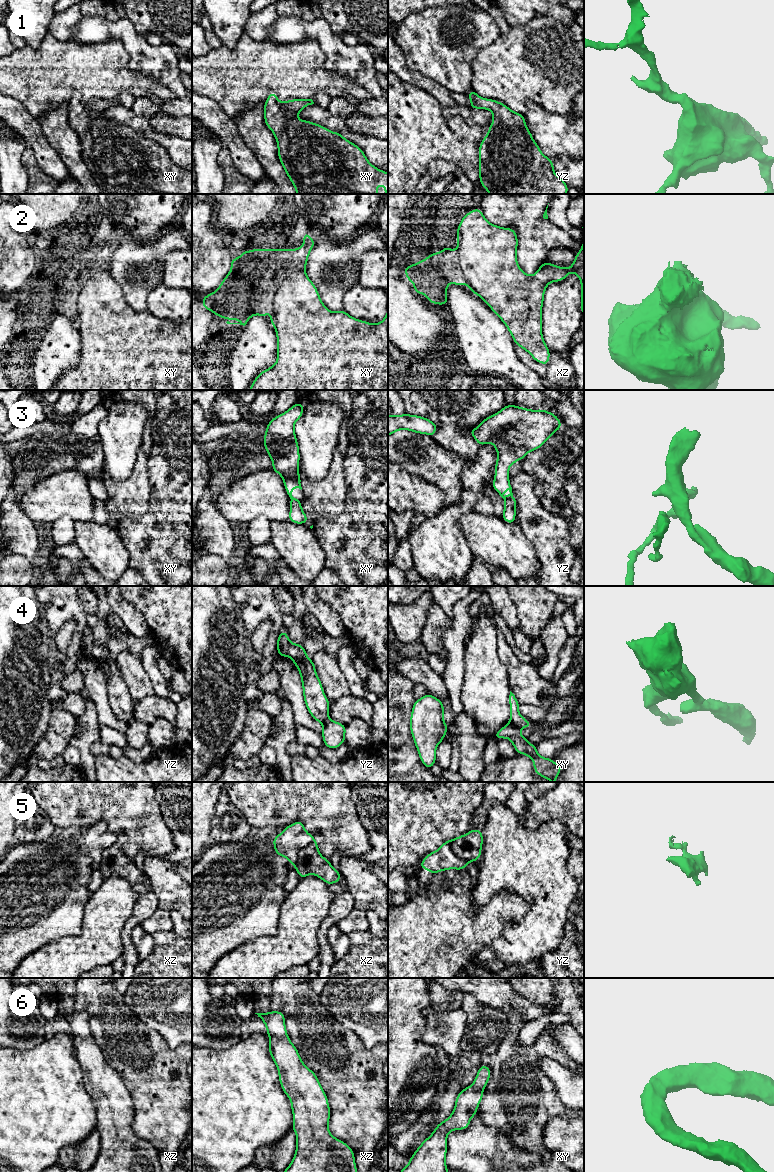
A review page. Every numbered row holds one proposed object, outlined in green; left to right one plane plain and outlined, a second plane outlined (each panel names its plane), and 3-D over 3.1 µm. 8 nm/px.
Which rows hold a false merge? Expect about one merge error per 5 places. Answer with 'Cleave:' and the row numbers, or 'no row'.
Cleave: 4, 5

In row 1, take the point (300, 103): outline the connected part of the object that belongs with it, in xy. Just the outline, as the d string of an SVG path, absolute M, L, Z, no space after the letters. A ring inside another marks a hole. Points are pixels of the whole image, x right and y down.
M270 91L264 102L265 124L275 136L278 158L294 185L296 194L379 194L376 191L377 185L384 185L385 194L388 194L388 173L373 166L359 146L344 138L340 132L332 132L308 120L298 120L299 112L312 104L314 104L312 99L292 99L280 102L273 91Z

